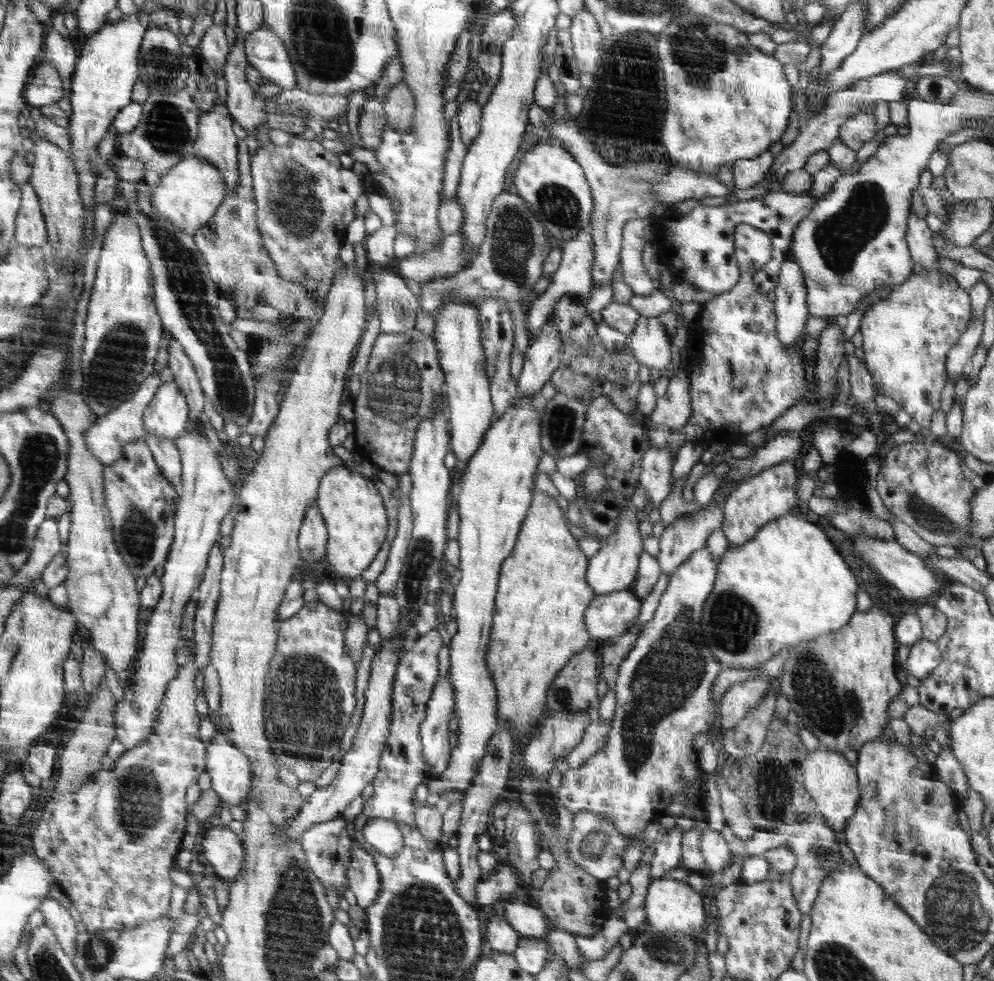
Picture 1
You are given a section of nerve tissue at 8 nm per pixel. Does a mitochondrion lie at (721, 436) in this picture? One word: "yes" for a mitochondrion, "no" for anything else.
no

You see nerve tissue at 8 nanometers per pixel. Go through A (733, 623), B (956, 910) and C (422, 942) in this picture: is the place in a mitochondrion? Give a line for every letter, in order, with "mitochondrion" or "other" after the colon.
A: mitochondrion
B: mitochondrion
C: mitochondrion

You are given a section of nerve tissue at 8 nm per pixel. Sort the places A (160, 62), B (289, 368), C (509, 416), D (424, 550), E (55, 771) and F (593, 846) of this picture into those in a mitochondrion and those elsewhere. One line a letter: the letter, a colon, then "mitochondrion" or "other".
A: mitochondrion
B: other
C: other
D: mitochondrion
E: other
F: mitochondrion

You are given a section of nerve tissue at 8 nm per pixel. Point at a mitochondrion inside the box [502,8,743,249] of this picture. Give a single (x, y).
(698, 52)

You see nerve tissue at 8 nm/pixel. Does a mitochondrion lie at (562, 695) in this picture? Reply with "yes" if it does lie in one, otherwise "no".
yes

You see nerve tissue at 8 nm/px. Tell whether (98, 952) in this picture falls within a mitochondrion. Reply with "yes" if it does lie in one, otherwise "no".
yes

